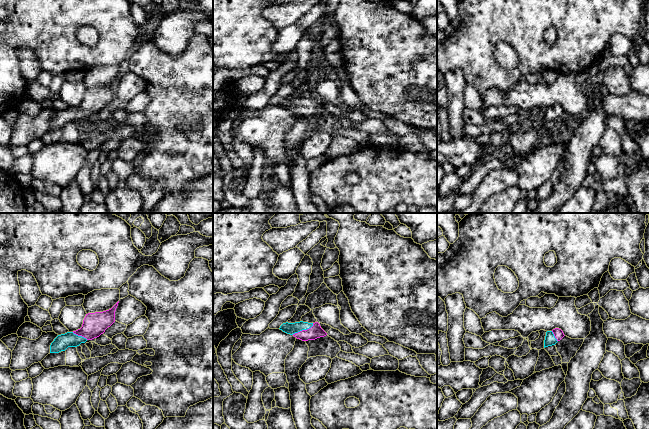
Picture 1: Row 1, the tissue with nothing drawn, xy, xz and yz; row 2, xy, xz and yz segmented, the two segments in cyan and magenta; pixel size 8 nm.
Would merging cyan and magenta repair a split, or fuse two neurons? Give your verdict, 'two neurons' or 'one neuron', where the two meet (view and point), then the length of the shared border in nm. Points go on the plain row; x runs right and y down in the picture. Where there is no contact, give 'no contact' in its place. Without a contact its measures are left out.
one neuron; meets cyan in xz at (303, 105); contact 200 nm long

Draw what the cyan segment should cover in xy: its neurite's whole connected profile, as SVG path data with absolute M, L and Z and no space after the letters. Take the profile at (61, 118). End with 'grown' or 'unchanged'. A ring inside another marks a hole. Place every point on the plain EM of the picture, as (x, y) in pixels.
M119 77L109 86L86 90L82 103L73 108L58 111L50 121L50 129L77 123L87 116L99 113L115 98L115 87Z | grown

